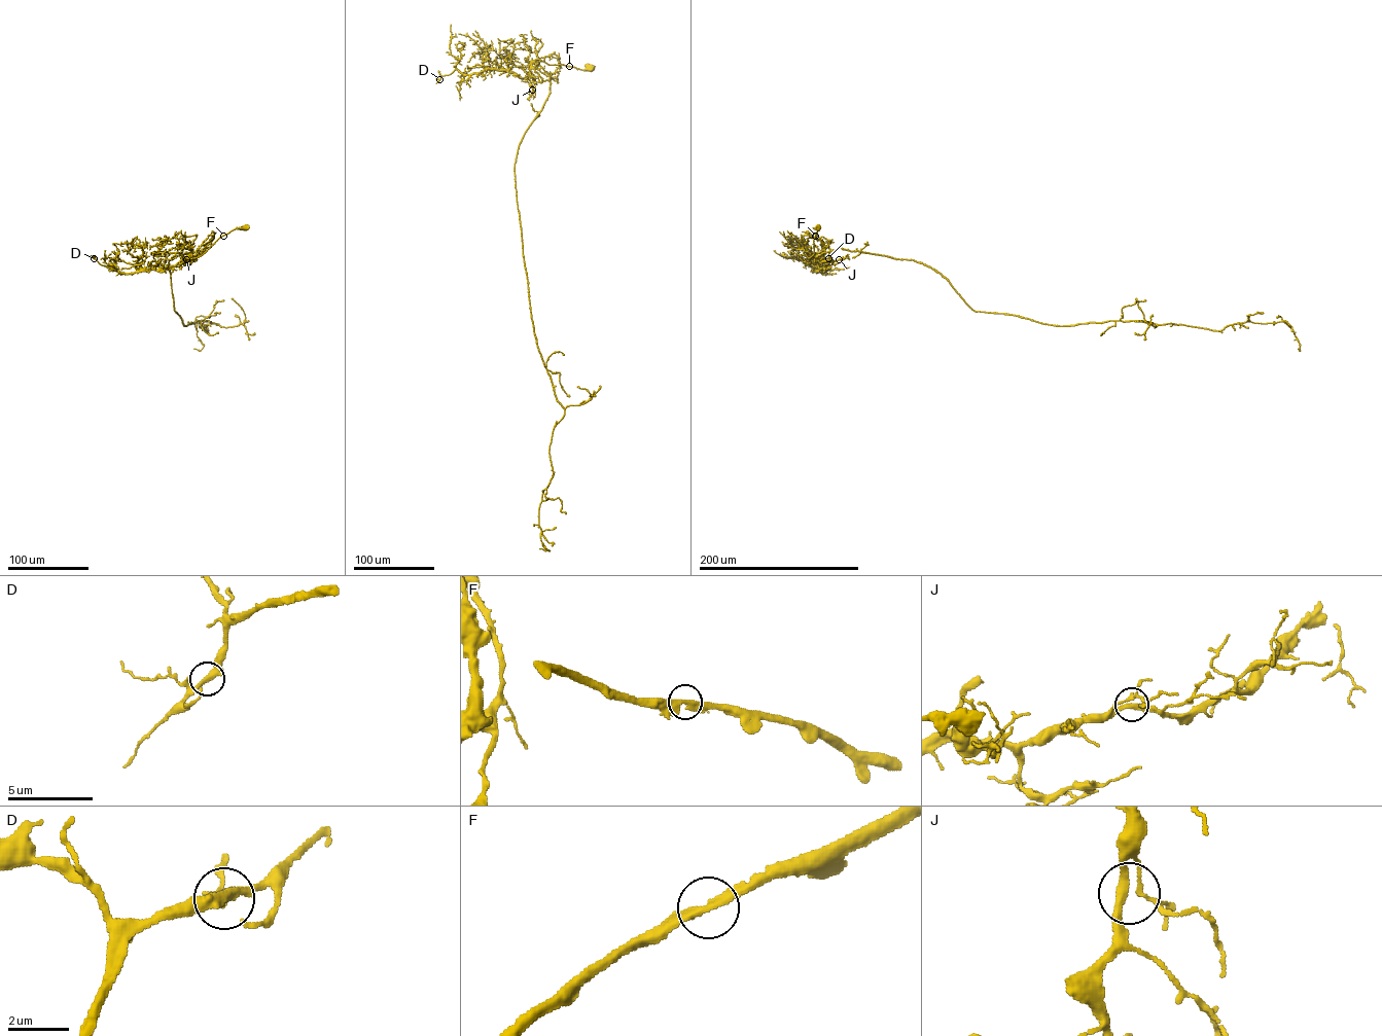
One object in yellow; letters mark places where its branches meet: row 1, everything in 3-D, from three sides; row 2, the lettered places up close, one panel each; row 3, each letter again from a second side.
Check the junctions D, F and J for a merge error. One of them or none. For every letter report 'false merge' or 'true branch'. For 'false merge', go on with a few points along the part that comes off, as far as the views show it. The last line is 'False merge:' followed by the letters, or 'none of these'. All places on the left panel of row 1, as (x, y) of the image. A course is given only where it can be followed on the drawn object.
D: true branch
F: true branch
J: true branch
False merge: none of these

